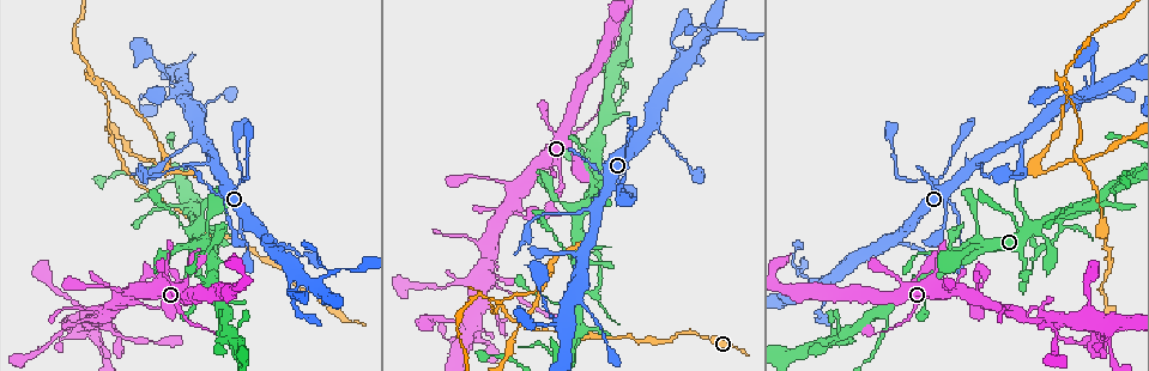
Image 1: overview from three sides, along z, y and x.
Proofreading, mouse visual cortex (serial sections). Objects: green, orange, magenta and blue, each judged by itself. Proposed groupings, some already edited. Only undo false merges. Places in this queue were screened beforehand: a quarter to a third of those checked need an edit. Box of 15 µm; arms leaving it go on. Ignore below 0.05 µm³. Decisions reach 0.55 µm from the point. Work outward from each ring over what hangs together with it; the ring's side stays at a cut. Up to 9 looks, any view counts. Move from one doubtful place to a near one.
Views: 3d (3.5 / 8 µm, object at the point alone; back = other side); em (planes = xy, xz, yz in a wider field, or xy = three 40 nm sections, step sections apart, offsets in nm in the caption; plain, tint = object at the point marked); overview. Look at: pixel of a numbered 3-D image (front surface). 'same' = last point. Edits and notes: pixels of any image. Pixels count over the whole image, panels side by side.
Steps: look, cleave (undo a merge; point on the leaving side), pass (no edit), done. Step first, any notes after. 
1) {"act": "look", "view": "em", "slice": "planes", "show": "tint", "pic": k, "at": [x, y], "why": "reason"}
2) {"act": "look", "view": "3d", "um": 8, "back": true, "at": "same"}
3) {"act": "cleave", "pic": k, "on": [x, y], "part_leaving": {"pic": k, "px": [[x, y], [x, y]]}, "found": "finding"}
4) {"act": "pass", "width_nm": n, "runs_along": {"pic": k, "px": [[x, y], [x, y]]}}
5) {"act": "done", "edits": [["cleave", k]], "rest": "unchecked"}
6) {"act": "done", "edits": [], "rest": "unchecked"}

{"act": "look", "view": "3d", "um": 8, "pic": 1, "at": [496, 287], "why": "thick turns thin"}

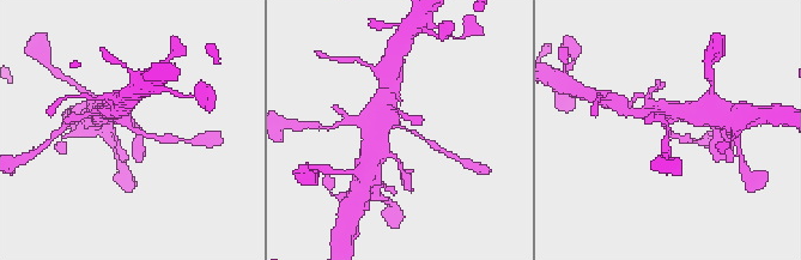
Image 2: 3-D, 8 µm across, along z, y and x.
{"act": "look", "view": "em", "slice": "xy", "step": 2, "show": "tint", "pic": 2, "at": [403, 127]}

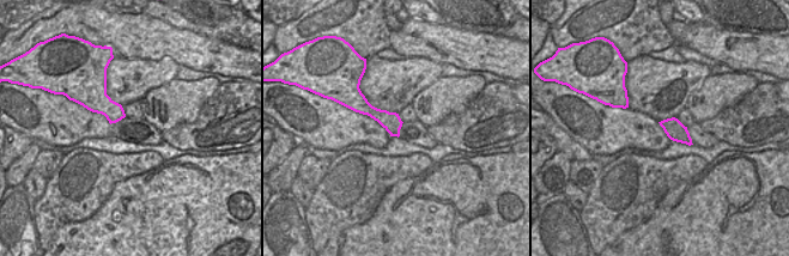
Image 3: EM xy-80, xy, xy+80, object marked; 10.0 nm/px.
{"act": "pass", "arm_widths_nm": [150, 500], "runs_along": {"pic": 3, "px": [[352, 99], [377, 114], [396, 133]]}, "found": "one cell here"}

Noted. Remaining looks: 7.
{"act": "look", "view": "3d", "um": 3.5, "pic": 1, "at": [1059, 216], "why": "calibre changes"}

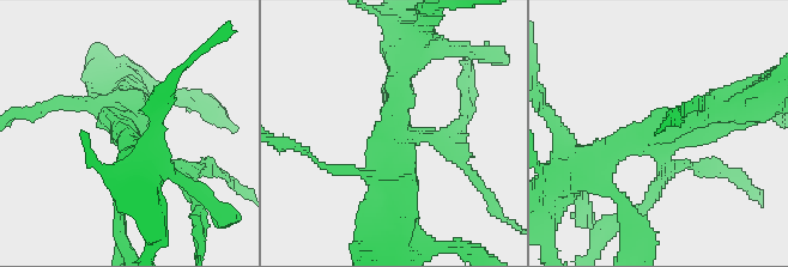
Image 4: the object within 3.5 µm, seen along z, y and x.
{"act": "look", "view": "em", "slice": "xy", "step": 2, "show": "tint", "pic": 4, "at": [395, 128], "why": "need the tissue"}

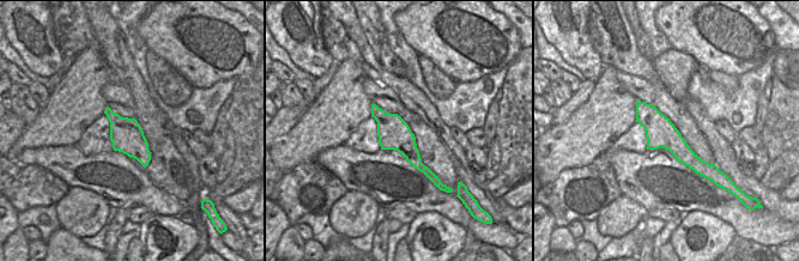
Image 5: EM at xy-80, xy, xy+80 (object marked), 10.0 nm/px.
{"act": "cleave", "pic": 4, "on": [454, 156], "part_leaving": {"pic": 4, "px": [[419, 138], [464, 120], [467, 83]]}, "found": "a second cell is stuck on"}

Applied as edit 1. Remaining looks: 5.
{"act": "look", "view": "overview", "why": "see it whole again"}

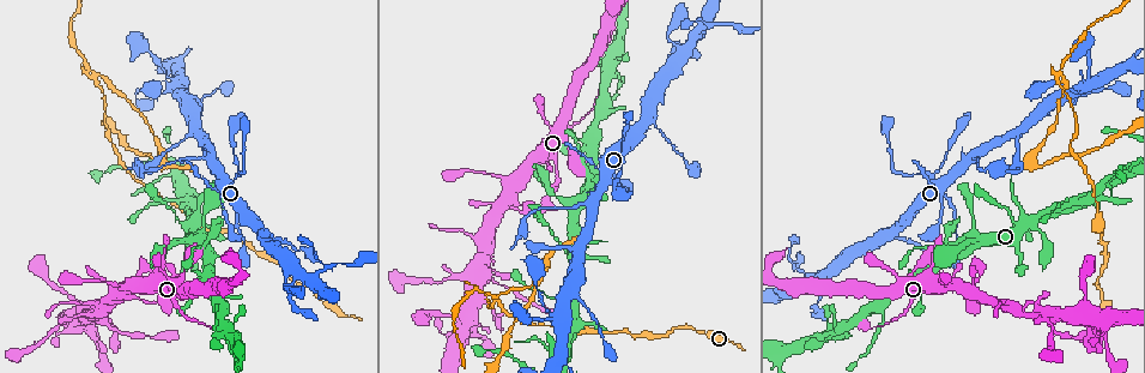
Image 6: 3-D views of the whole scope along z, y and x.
{"act": "look", "view": "3d", "um": 3.5, "pic": 6, "at": [324, 270], "why": "three arms meet"}

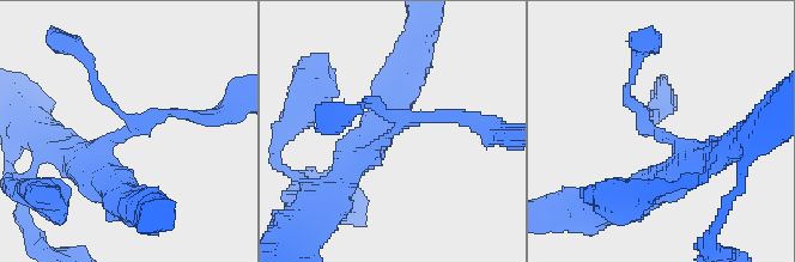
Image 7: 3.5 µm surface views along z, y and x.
{"act": "look", "view": "em", "slice": "xy", "step": 2, "show": "tint", "pic": 7, "at": [652, 127], "arms": 3, "arm_widths_nm": [150, 150, 350]}

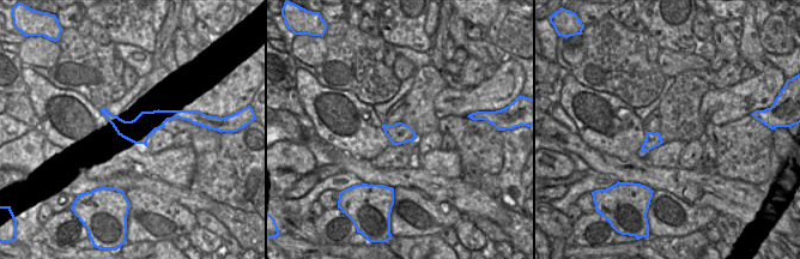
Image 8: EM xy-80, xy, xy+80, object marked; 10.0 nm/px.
{"act": "look", "view": "em", "slice": "xy", "step": 1, "show": "tint", "at": "same", "why": "another direction"}

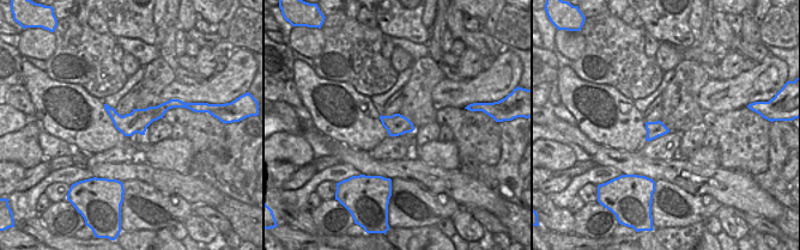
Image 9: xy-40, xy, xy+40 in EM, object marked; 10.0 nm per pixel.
{"act": "pass", "runs_along": {"pic": 7, "px": [[346, 171], [408, 119], [478, 119]]}, "found": "continuous, no second cell"}

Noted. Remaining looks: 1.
{"act": "done", "edits": [["cleave", 4]], "rest": "unchecked"}

